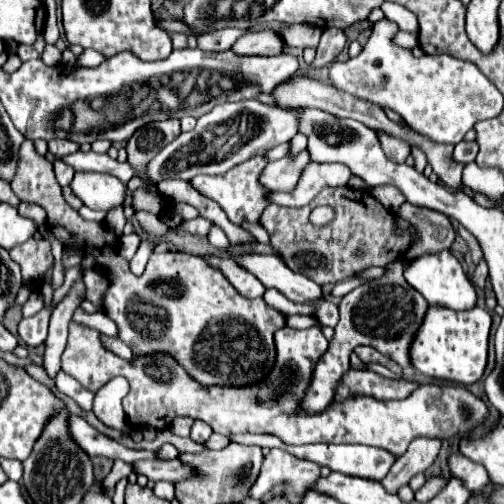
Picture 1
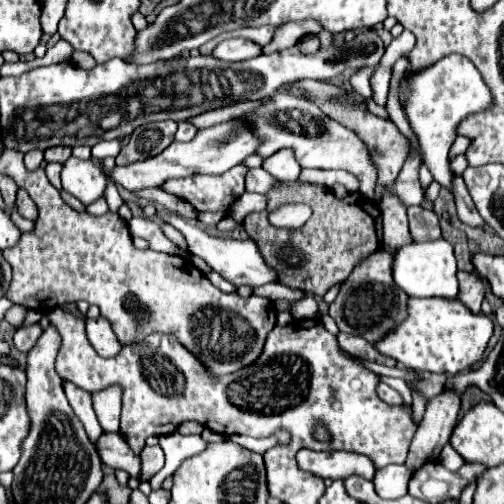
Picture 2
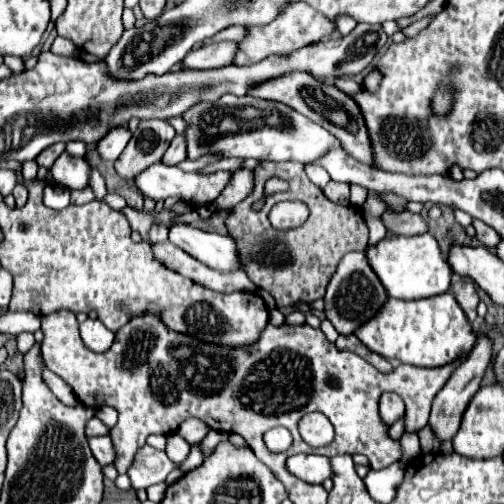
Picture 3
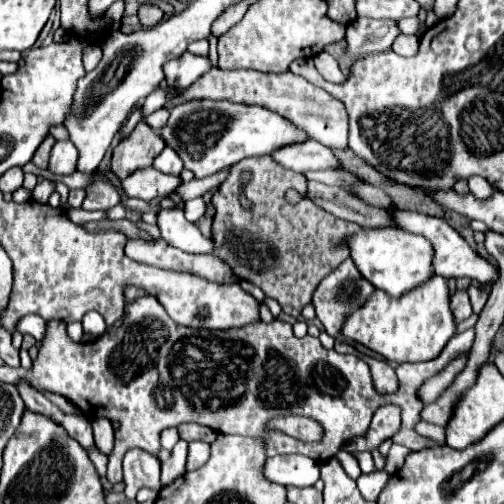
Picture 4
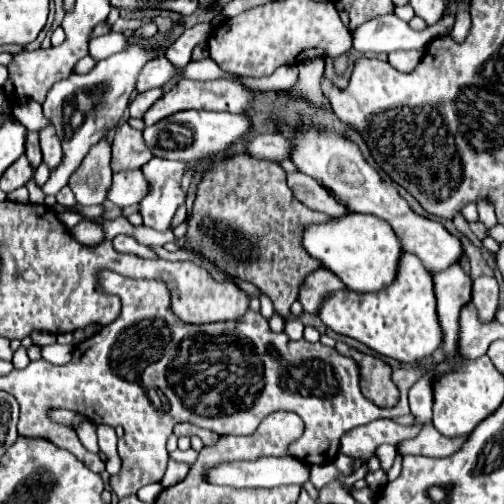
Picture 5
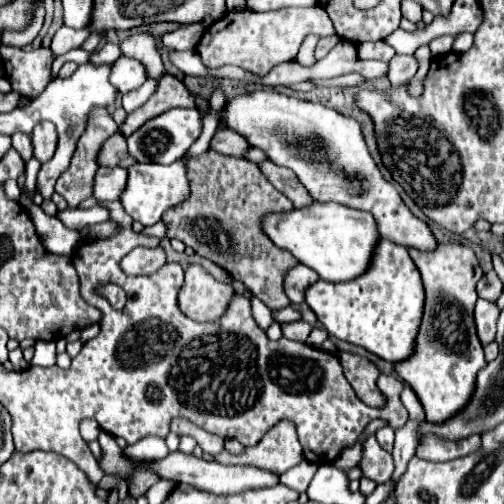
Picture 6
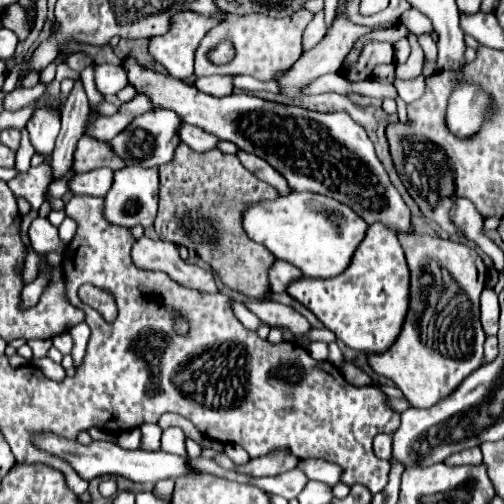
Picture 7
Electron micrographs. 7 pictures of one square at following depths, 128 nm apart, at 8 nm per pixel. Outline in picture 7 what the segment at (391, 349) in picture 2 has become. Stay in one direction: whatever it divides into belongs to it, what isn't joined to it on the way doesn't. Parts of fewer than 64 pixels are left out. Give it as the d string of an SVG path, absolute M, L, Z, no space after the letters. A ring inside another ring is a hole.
M372 224L368 226L364 242L356 248L352 264L340 276L328 280L302 276L294 280L286 292L306 306L346 346L360 352L384 352L400 334L408 310L410 272L396 232L384 228L384 224Z

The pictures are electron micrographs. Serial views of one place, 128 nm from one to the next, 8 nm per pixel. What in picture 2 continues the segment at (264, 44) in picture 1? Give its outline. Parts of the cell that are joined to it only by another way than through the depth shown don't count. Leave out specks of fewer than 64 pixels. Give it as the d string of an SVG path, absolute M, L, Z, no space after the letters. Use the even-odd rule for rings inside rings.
M230 38L230 40L220 42L212 50L210 56L218 58L218 60L226 60L226 62L240 62L240 60L260 56L260 46L250 40L244 40L244 38Z

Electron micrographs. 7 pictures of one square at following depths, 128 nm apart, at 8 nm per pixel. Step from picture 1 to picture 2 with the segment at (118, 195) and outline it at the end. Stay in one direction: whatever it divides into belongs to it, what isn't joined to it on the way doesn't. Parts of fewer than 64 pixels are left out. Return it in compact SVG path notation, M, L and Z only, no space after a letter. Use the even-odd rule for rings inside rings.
M70 156L62 164L62 188L76 196L82 204L90 204L92 200L104 196L106 188L106 176L102 174L92 160L80 160Z

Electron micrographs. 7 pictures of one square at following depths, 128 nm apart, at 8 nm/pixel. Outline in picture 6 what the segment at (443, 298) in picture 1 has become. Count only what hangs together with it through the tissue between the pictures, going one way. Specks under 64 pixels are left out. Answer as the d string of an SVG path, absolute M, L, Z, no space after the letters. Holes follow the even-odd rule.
M312 202L292 212L268 214L262 220L264 234L282 250L288 250L300 264L318 272L320 280L348 282L366 272L374 246L380 238L374 218L336 202Z

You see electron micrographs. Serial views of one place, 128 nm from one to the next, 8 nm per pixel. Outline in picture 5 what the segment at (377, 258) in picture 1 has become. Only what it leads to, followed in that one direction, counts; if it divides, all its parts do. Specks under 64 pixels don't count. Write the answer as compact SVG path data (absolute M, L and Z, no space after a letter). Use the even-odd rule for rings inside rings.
M234 154L218 164L212 162L208 172L202 172L186 222L188 248L198 250L228 274L252 282L272 300L274 310L288 318L300 284L310 272L320 268L300 244L302 228L328 222L328 216L306 208L294 198L286 186L286 172L276 162Z

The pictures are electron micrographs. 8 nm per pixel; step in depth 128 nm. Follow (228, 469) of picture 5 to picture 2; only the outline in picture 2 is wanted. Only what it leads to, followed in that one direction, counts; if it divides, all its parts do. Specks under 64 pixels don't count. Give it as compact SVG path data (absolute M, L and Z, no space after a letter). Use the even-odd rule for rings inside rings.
M300 450L296 454L298 468L312 472L320 478L346 478L350 474L360 474L366 480L374 478L374 464L360 454L354 452L312 452L312 450Z

